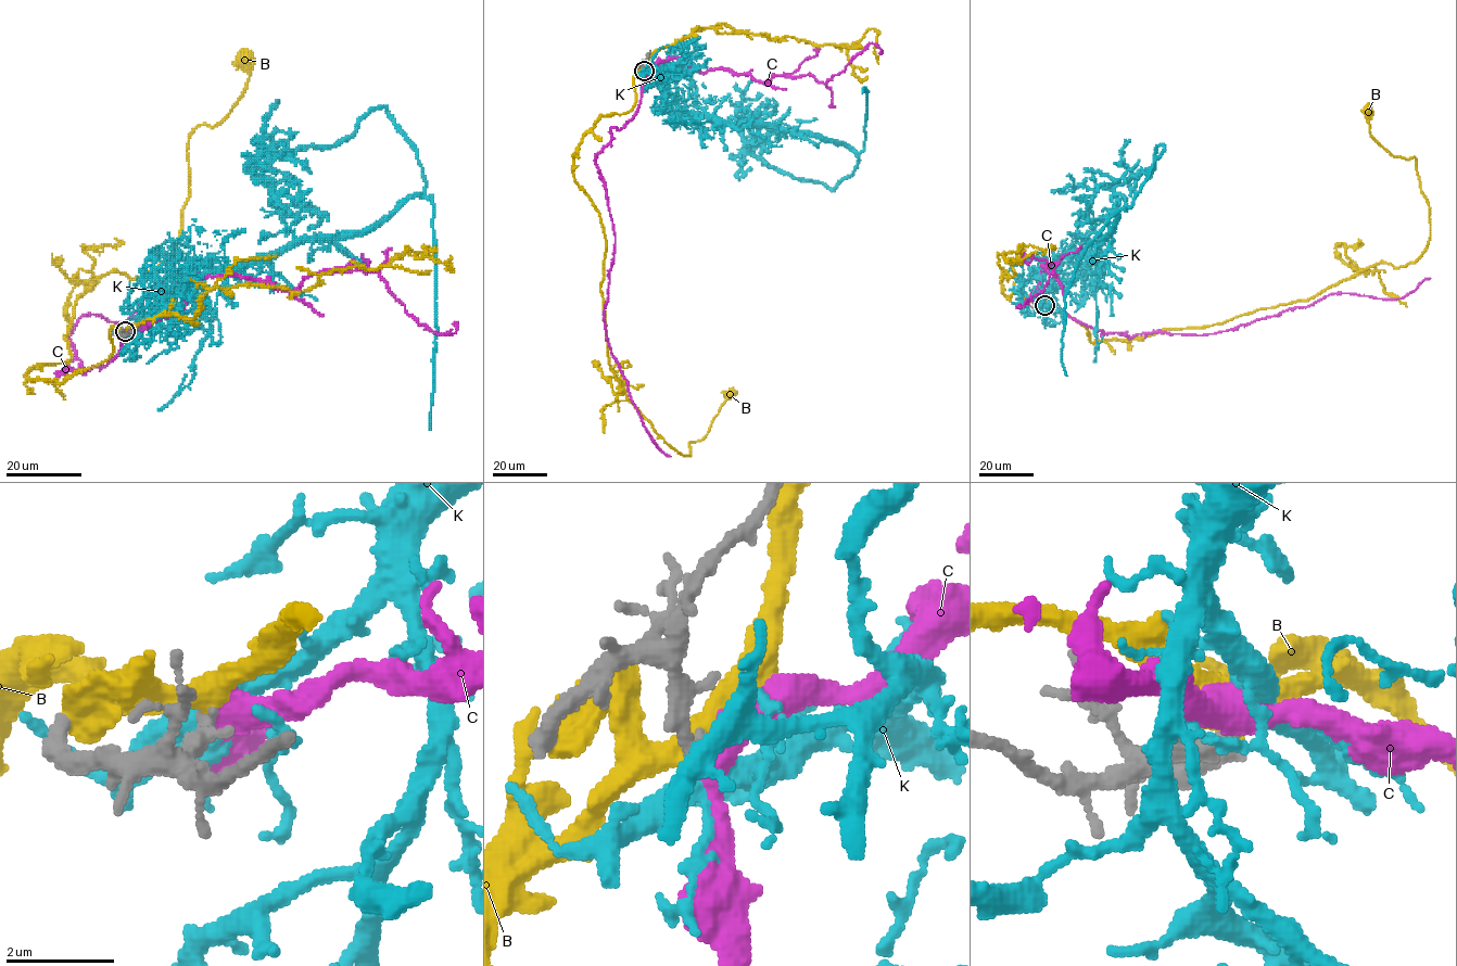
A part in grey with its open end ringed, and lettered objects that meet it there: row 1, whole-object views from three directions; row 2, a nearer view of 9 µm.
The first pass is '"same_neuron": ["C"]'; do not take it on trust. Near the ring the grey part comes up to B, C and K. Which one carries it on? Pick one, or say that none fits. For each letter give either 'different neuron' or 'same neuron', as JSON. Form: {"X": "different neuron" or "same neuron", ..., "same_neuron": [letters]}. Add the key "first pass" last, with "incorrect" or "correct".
{"B": "different neuron", "C": "different neuron", "K": "same neuron", "same_neuron": ["K"], "first pass": "incorrect"}

